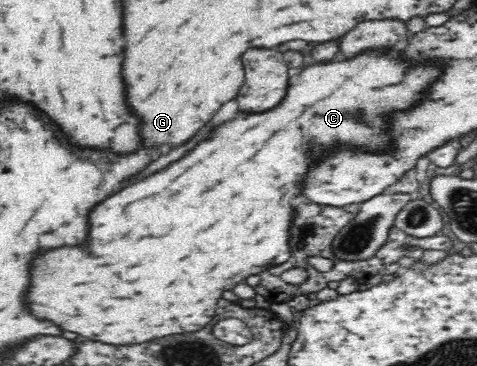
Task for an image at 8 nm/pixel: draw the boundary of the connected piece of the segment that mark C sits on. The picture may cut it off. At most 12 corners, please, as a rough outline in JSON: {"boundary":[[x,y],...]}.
{"boundary":[[440,61],[306,67],[34,261],[28,307],[130,345],[288,261],[310,163],[384,153]]}

